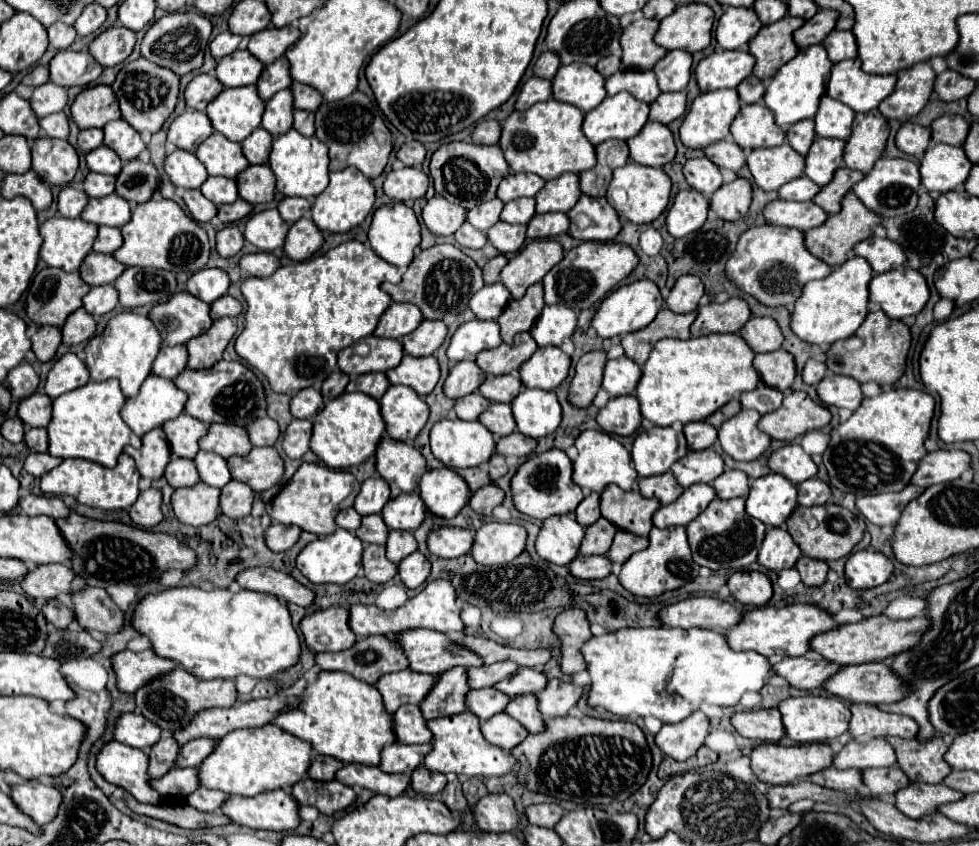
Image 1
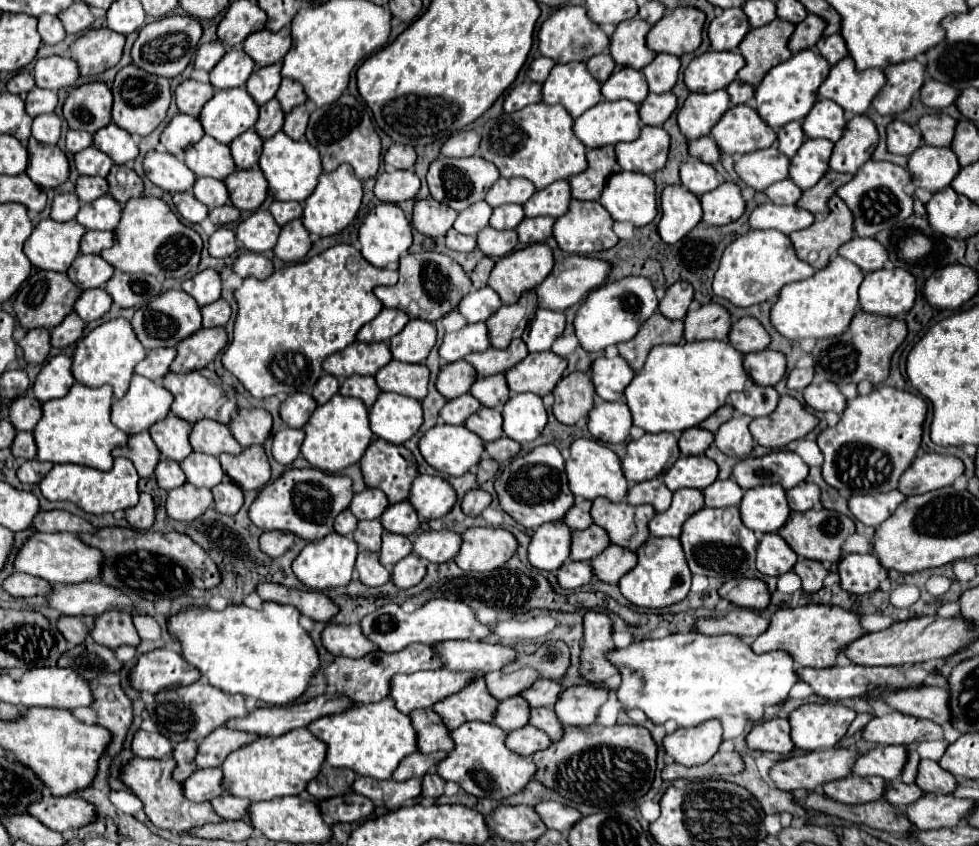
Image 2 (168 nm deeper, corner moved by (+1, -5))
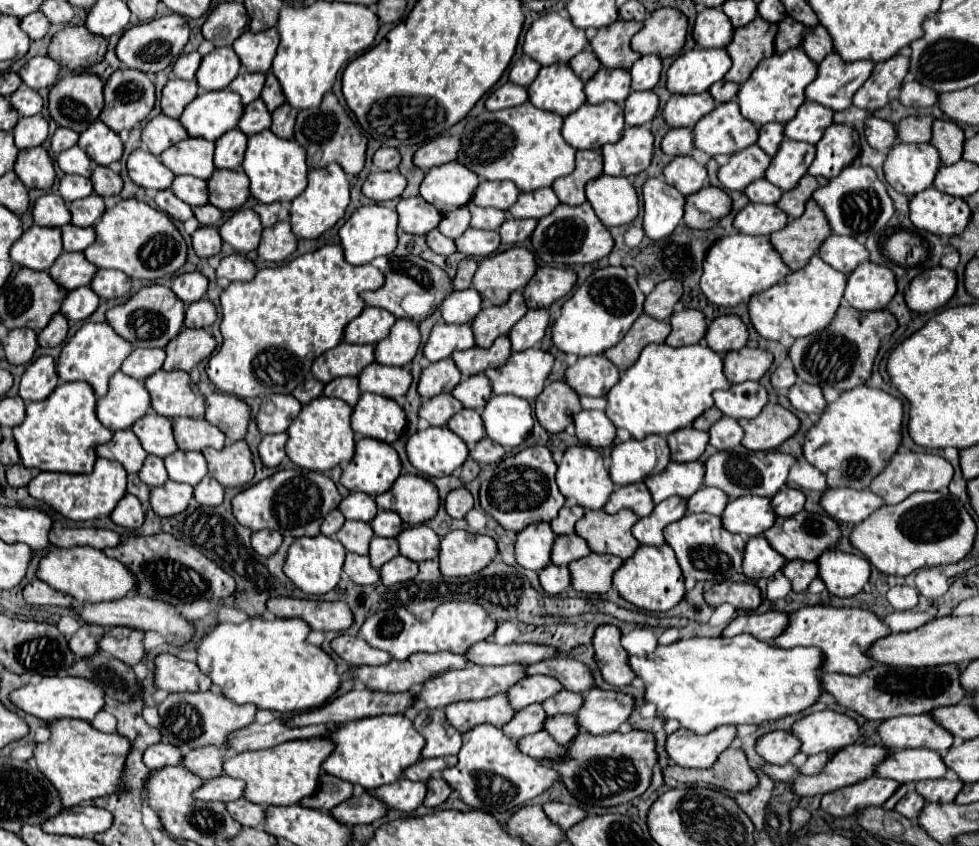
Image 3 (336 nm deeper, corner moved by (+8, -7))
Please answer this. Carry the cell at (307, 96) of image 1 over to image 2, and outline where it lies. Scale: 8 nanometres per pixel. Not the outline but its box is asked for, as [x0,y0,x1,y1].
[276,79,306,113]

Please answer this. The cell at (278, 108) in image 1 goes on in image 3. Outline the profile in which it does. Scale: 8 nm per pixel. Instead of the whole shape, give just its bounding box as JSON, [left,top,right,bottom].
[239,99,271,135]

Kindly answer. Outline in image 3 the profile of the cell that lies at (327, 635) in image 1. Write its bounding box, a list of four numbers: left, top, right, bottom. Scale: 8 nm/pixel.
[331,633,391,665]

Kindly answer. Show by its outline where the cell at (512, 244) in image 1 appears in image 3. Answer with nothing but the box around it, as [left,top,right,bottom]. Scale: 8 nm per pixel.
[455,229,501,257]

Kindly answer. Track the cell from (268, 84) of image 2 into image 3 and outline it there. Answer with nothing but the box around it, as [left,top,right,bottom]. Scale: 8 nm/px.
[229,71,265,105]

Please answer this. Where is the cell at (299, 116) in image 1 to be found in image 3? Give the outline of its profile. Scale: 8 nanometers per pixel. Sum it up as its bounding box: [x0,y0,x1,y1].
[271,103,297,139]

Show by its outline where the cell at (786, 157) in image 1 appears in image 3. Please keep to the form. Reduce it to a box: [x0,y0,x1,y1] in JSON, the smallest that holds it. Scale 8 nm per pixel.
[719,145,771,191]

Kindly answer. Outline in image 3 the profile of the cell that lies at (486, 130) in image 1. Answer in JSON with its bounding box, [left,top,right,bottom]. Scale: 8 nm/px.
[413,137,461,171]

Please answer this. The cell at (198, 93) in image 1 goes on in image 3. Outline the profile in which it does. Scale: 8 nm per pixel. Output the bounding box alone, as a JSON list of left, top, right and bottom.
[161,79,199,117]

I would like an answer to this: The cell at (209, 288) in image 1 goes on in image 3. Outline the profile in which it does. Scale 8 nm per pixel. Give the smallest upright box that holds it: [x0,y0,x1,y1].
[171,271,209,305]

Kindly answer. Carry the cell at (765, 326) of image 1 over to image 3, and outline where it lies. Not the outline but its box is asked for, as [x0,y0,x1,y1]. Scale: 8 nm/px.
[705,315,747,353]

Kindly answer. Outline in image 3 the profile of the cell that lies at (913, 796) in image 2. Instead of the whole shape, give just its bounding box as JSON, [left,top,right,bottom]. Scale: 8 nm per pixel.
[895,791,925,819]

